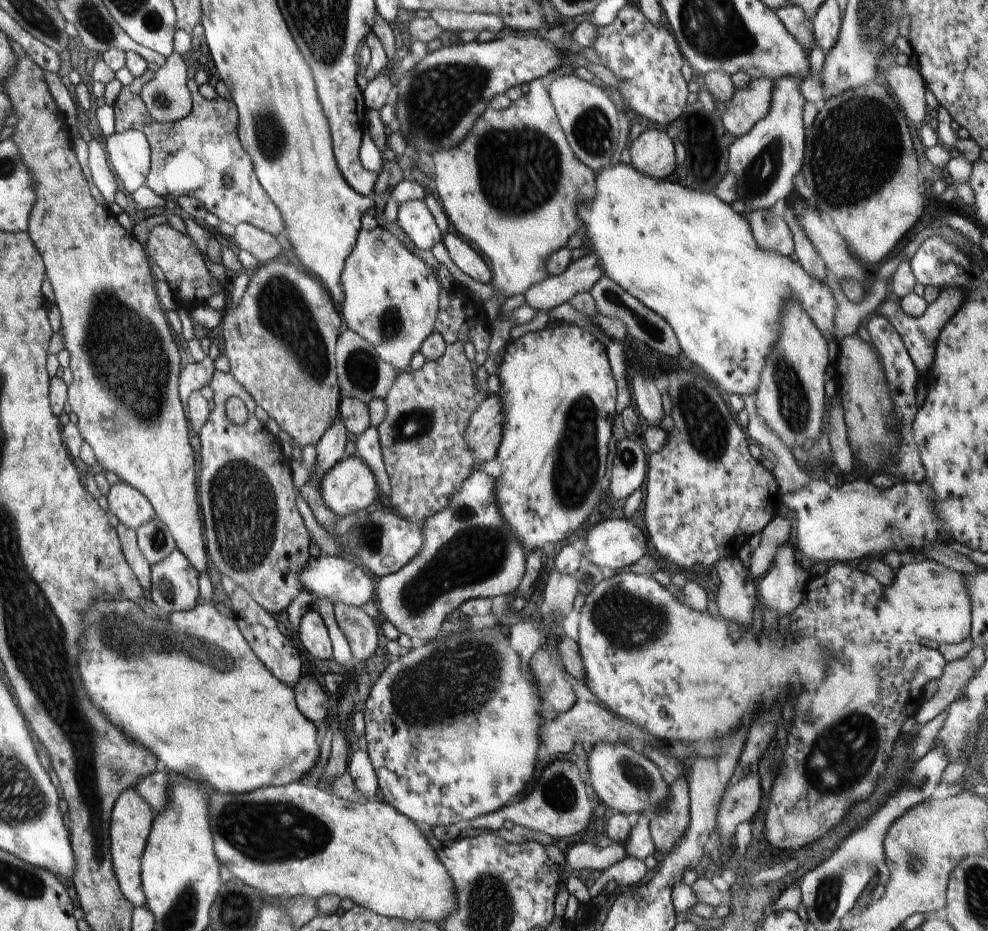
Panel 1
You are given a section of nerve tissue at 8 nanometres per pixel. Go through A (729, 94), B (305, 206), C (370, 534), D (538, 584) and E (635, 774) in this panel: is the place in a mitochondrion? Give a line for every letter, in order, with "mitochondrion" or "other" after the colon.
A: other
B: other
C: mitochondrion
D: other
E: mitochondrion

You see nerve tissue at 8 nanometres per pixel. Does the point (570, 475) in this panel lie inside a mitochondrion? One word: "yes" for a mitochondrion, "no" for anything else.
yes

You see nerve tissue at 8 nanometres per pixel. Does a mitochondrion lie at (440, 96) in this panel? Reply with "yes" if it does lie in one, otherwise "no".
yes

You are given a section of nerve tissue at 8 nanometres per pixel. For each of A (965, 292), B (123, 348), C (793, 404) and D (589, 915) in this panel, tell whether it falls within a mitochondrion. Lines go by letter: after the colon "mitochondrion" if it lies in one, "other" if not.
A: other
B: mitochondrion
C: mitochondrion
D: other

